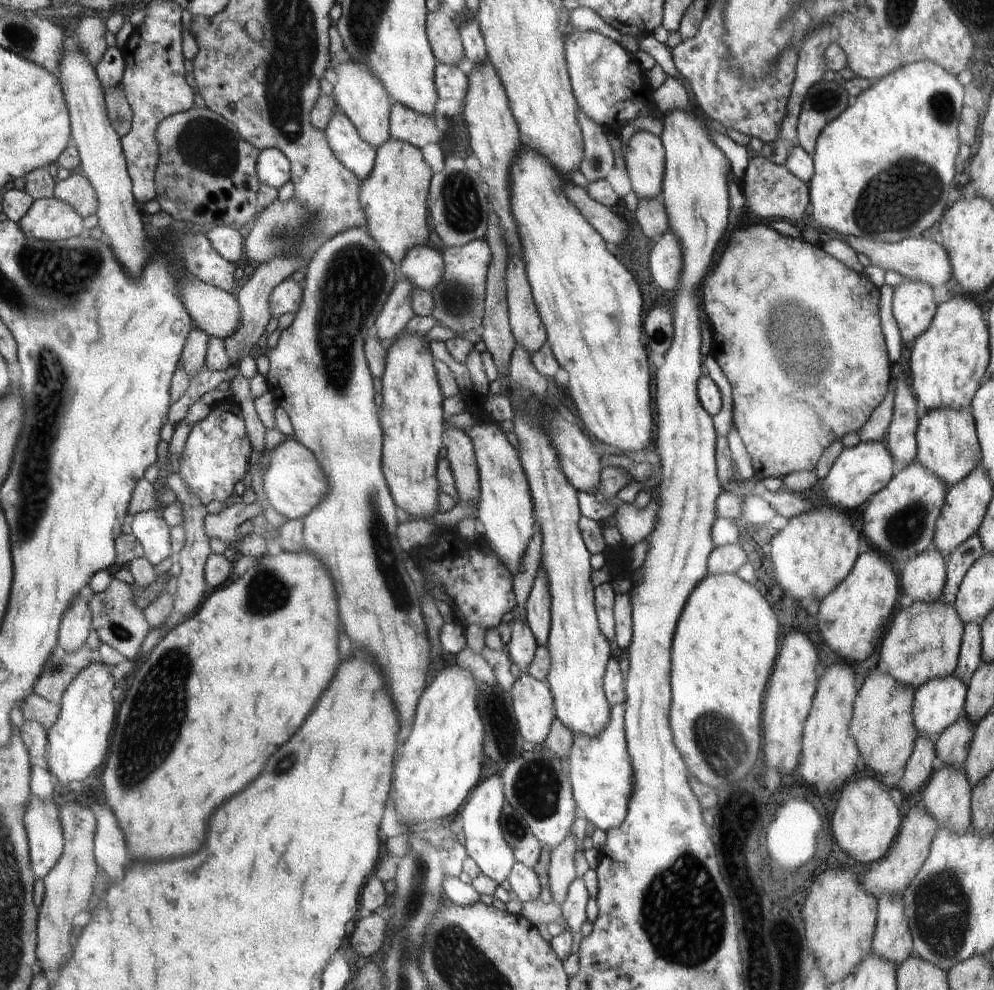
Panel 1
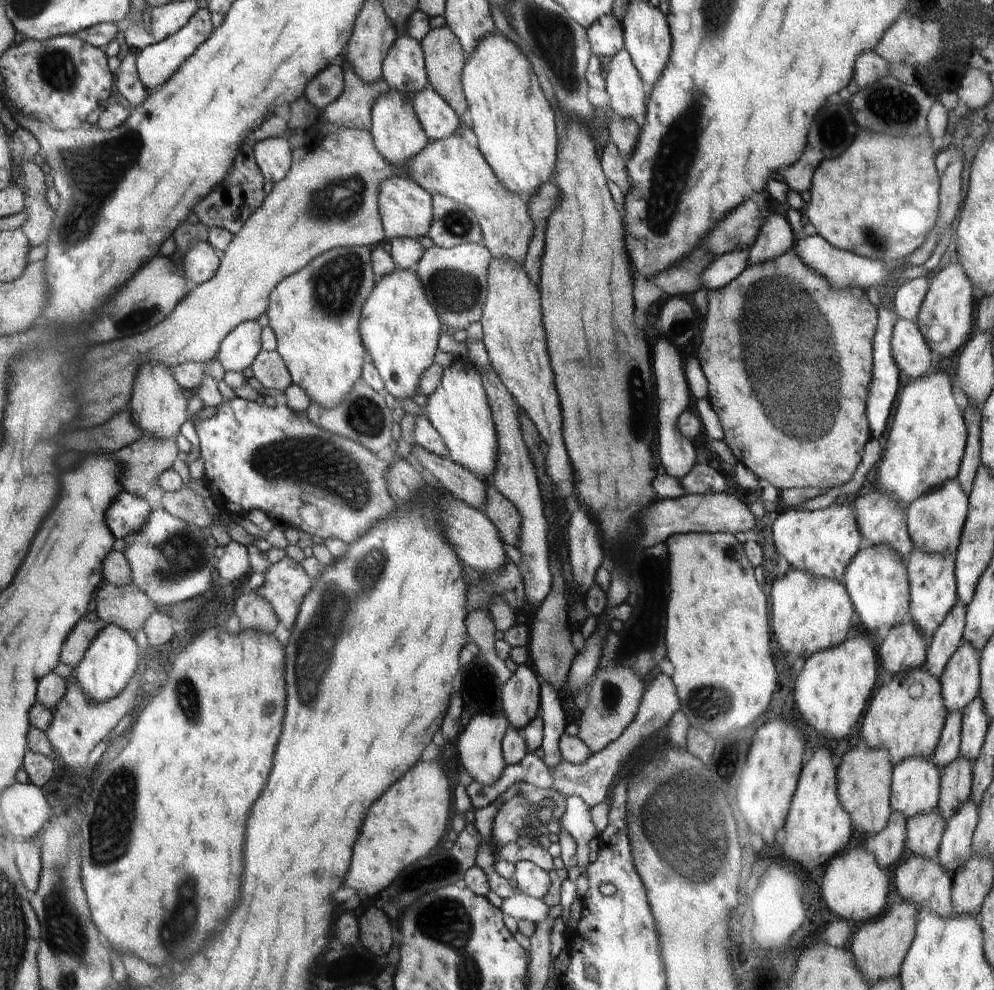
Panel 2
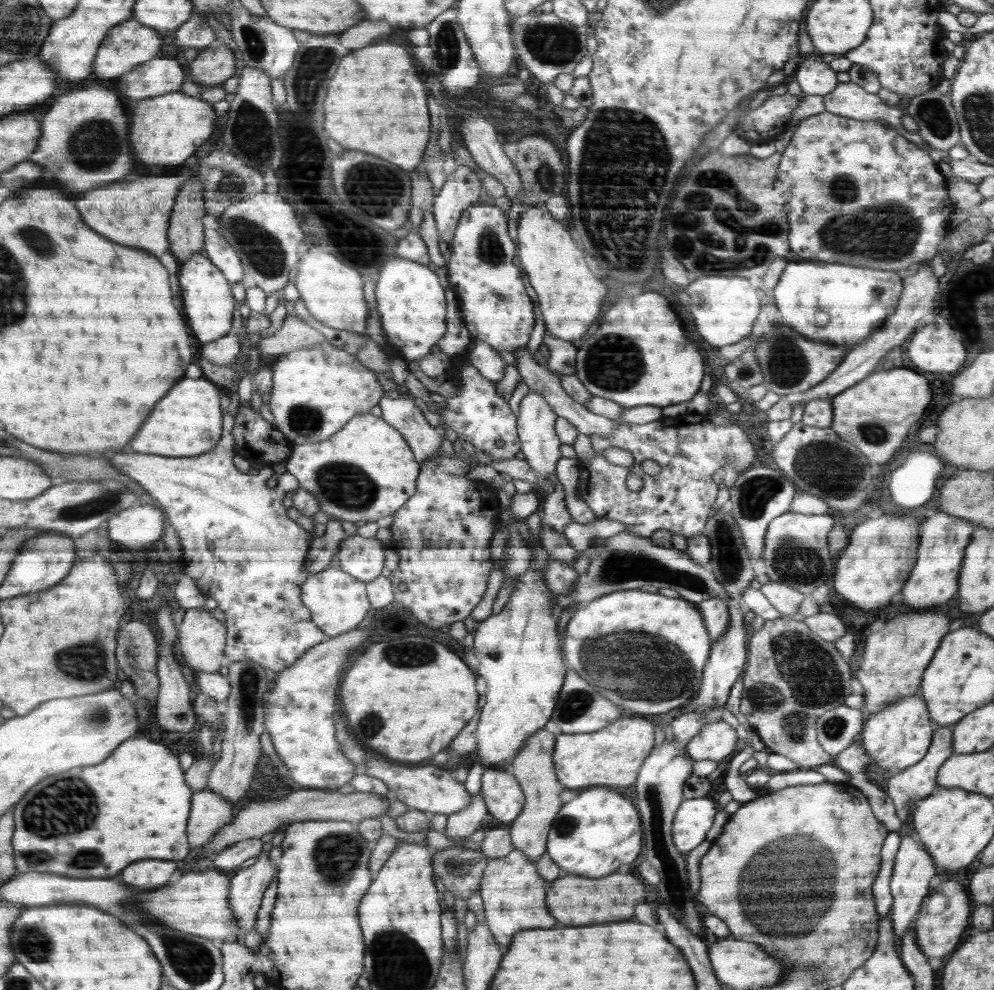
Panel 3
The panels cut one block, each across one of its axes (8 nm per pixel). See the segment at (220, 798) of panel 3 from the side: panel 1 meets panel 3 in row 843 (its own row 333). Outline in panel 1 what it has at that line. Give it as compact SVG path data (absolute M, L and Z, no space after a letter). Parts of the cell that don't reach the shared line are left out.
M198 326L190 333L182 358L184 370L190 374L190 378L196 378L196 374L202 372L207 365L212 338L213 336Z

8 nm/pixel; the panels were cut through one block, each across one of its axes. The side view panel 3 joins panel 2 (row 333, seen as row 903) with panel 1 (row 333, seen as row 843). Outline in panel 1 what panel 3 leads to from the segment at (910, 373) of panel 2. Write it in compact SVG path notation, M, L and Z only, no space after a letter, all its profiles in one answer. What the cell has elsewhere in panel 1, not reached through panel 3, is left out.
M904 278L894 287L892 310L905 344L912 344L930 328L934 312L937 312L932 296L932 287L926 282Z

